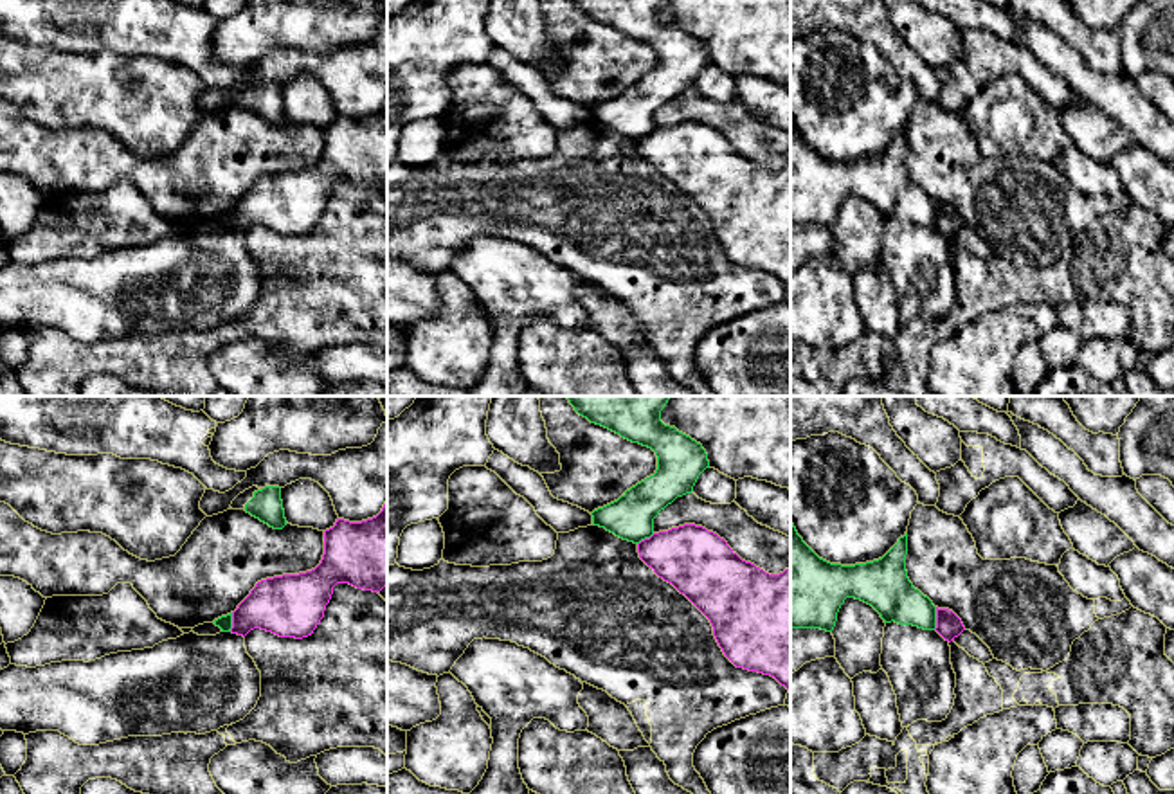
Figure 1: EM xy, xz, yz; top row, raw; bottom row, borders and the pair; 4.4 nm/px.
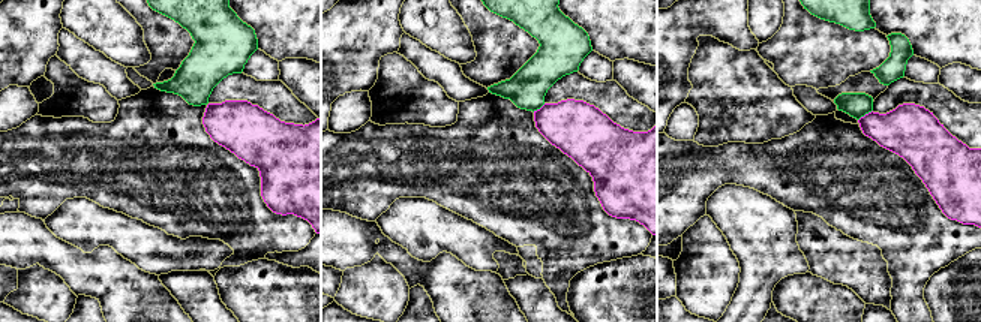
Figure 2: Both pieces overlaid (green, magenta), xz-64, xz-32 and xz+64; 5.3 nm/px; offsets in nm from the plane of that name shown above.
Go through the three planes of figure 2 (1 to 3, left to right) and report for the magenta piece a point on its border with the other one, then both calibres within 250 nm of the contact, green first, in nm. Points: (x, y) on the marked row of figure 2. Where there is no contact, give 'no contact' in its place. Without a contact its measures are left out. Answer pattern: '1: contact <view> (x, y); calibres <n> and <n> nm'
1: no contact
2: contact xz-32 (539, 108); calibres 200 and 300 nm
3: contact xz+64 (864, 114); calibres 140 and 280 nm

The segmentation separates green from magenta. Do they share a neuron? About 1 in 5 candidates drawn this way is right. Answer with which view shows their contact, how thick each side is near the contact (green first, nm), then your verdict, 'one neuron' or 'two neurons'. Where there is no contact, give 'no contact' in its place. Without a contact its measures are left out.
yz | 200/110 nm | two neurons

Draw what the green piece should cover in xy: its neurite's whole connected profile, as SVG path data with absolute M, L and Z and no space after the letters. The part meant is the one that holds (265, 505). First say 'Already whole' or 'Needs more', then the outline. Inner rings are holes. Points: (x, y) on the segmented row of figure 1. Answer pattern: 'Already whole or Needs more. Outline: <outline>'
Needs more. Outline: M252 486L239 493L232 501L230 508L245 510L247 513L259 519L274 529L283 529L286 526L279 486Z

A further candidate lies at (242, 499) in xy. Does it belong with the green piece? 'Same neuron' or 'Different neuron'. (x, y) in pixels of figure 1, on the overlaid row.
Same neuron

